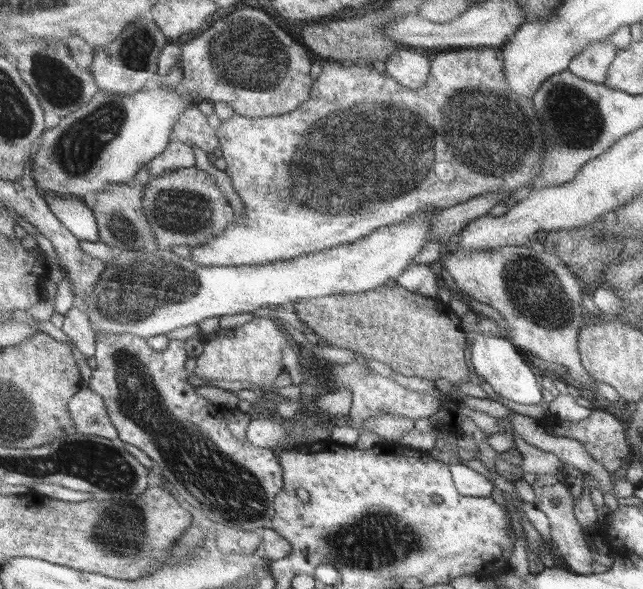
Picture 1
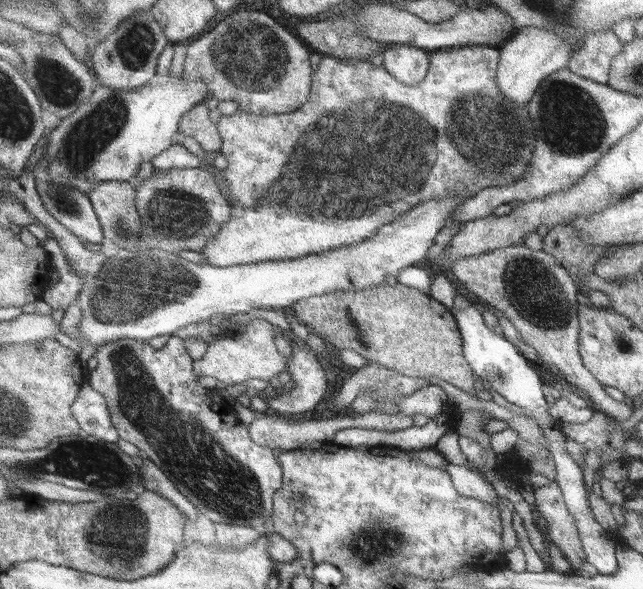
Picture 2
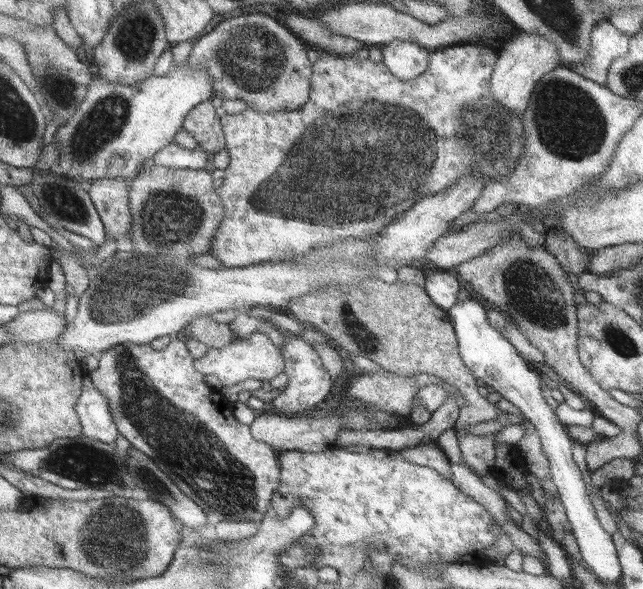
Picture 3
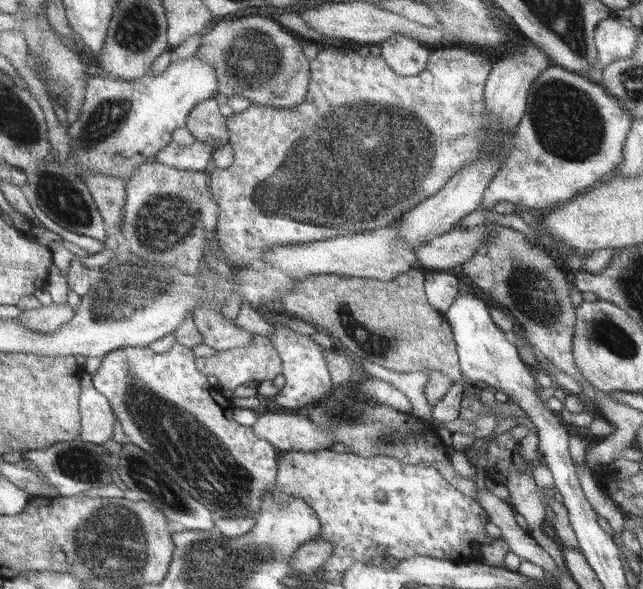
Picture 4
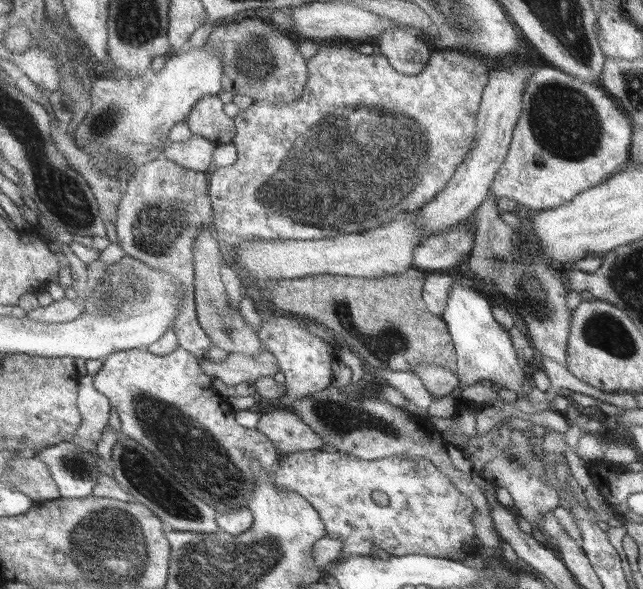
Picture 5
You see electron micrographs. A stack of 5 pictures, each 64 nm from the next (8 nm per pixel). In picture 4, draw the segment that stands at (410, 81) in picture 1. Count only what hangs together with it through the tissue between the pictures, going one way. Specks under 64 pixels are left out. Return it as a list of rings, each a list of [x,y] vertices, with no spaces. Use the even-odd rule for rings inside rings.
[[[401,32],[381,42],[379,46],[381,46],[381,54],[387,58],[387,64],[393,68],[393,72],[407,78],[425,74],[425,68],[429,66],[431,54],[435,50],[415,40],[413,36],[407,36]]]

